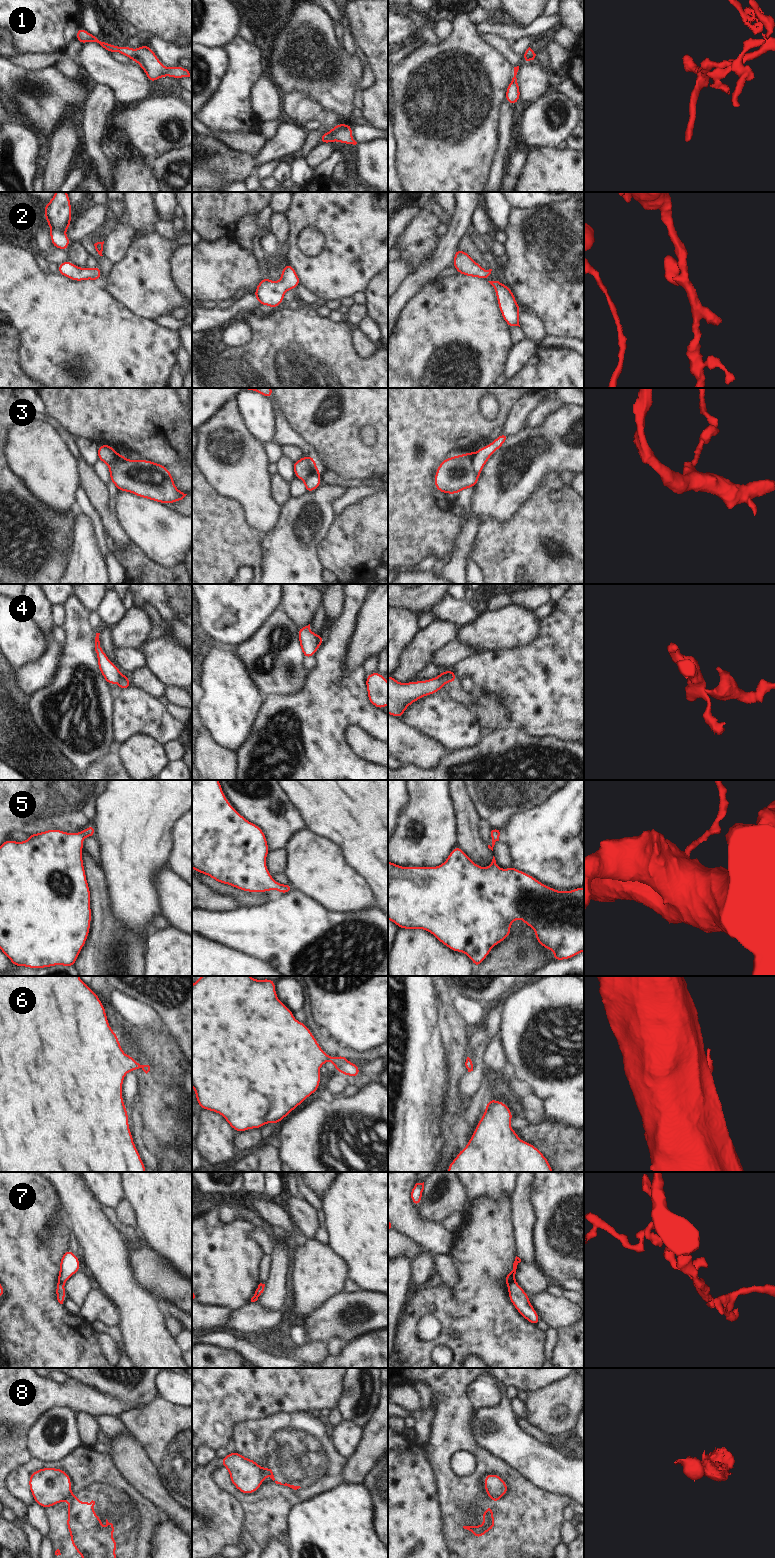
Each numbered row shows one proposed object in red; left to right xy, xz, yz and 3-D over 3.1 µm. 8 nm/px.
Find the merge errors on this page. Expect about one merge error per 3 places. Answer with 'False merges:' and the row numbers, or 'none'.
False merges: 3, 4, 7, 8

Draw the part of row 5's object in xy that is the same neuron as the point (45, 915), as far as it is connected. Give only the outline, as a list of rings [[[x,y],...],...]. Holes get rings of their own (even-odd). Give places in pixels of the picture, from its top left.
[[[91,824],[79,833],[49,829],[29,833],[26,841],[7,839],[0,845],[0,950],[13,965],[33,969],[74,966],[89,935],[91,924],[90,888],[82,859],[83,840],[95,836]]]

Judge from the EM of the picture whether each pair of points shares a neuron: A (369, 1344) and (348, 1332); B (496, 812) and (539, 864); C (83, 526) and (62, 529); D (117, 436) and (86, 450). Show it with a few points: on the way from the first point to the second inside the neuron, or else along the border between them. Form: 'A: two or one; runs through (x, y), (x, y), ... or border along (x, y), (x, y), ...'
A: two; border along (377, 1329), (357, 1336), (342, 1346)
B: two; border along (526, 811), (516, 813), (504, 826)
C: two; border along (77, 510), (72, 529), (71, 546), (68, 551)
D: two; border along (78, 436), (88, 438), (98, 445)

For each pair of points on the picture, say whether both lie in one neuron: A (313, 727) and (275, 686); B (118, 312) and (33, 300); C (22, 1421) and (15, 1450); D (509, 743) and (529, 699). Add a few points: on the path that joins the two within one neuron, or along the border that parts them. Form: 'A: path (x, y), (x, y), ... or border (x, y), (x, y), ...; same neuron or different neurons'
A: border (303, 684), (295, 692), (273, 693), (266, 696); different neurons
B: path (97, 312), (54, 312); same neuron
C: path (18, 1428), (15, 1433), (15, 1443); same neuron
D: border (510, 725), (514, 725), (528, 734), (537, 737); different neurons

